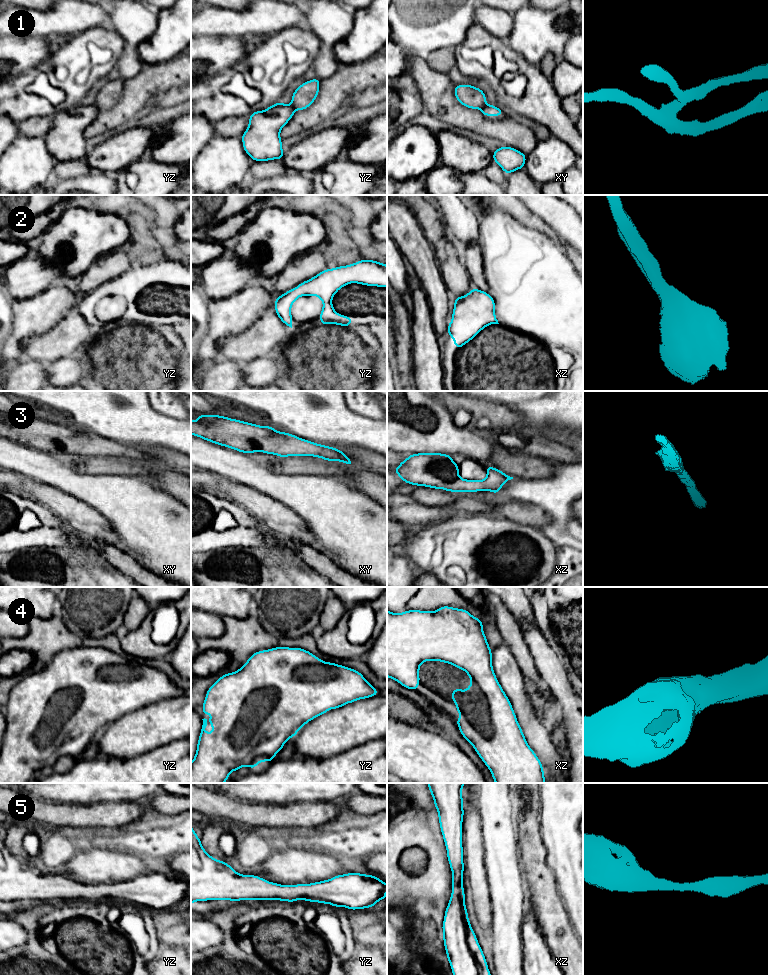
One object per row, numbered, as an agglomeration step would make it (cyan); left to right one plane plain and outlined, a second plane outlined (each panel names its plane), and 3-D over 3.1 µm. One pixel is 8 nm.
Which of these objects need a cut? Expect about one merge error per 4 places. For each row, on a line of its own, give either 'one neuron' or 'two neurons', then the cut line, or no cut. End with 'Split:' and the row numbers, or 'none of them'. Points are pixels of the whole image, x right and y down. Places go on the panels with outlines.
1: two neurons; cut in yz along (290, 104), (295, 110)
2: one neuron; no cut
3: one neuron; no cut
4: one neuron; no cut
5: one neuron; no cut
Split: 1

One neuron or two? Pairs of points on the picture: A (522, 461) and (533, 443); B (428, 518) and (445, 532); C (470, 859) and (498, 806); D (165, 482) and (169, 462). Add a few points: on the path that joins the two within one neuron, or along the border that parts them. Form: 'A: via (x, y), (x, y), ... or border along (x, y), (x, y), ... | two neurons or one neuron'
A: border along (522, 451), (550, 459) | two neurons
B: border along (456, 516), (452, 521), (438, 520), (411, 527) | two neurons
C: border along (481, 838), (484, 846) | two neurons
D: border along (155, 463), (180, 473) | two neurons

